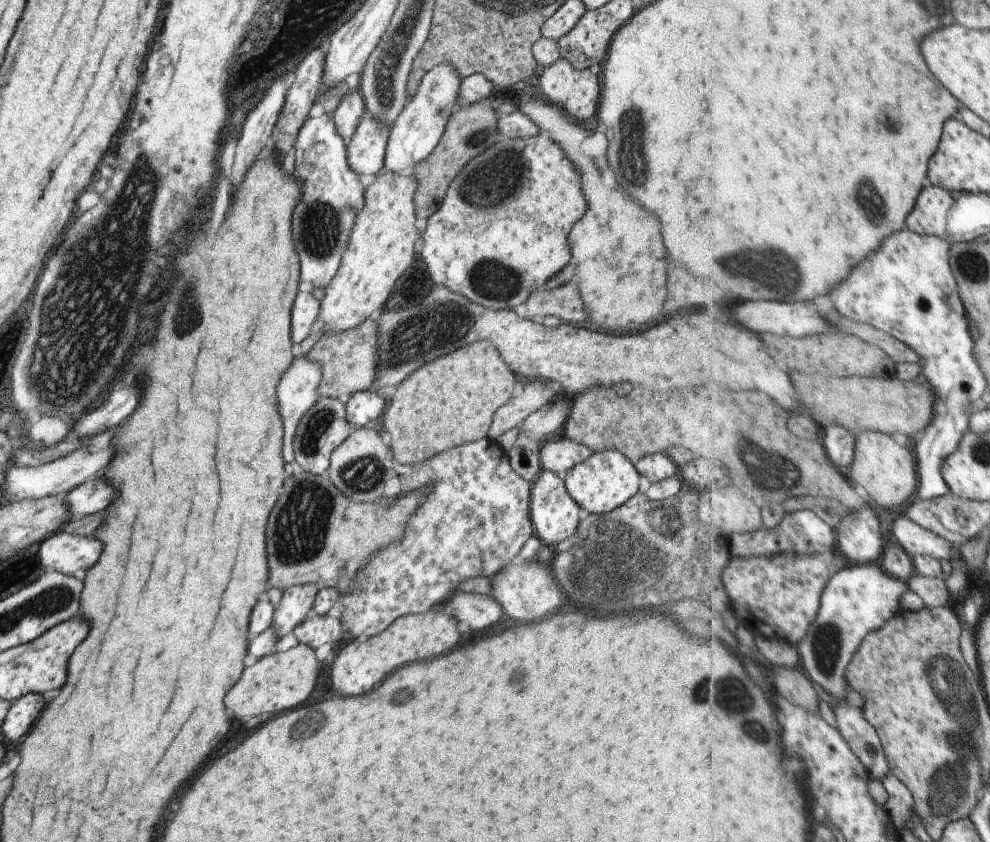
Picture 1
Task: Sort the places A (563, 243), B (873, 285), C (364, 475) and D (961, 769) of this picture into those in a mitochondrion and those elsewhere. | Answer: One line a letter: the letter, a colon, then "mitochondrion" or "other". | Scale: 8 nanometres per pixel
A: other
B: mitochondrion
C: mitochondrion
D: mitochondrion

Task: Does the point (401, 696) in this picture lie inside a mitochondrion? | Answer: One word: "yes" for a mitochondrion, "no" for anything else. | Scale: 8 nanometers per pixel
yes

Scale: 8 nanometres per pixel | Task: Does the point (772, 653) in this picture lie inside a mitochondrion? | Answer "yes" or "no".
no

